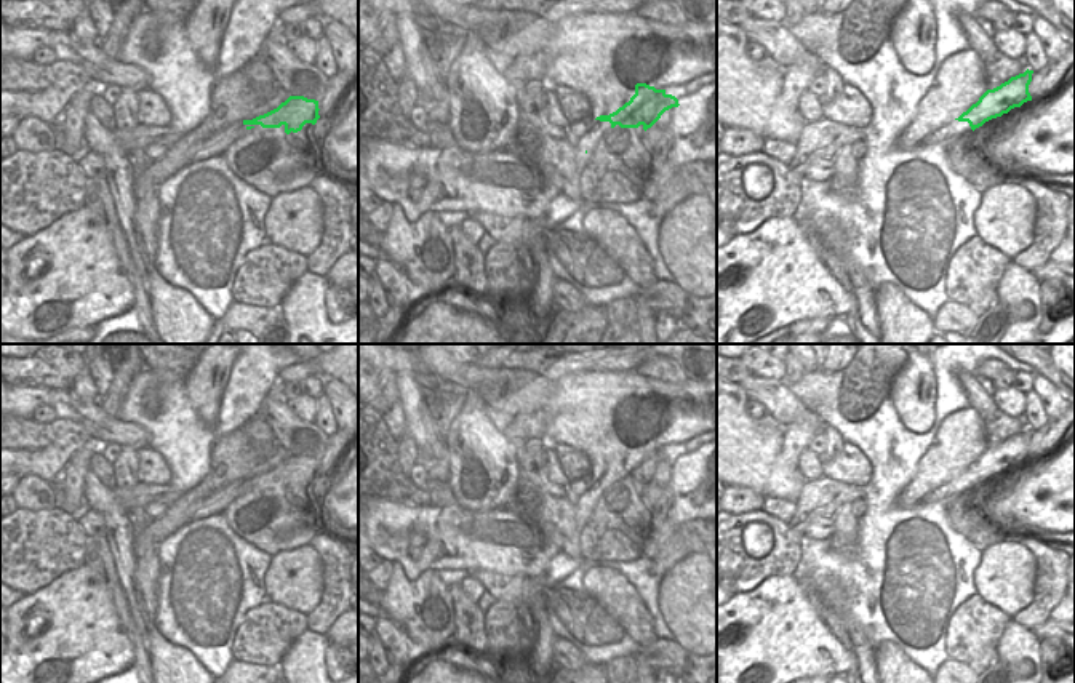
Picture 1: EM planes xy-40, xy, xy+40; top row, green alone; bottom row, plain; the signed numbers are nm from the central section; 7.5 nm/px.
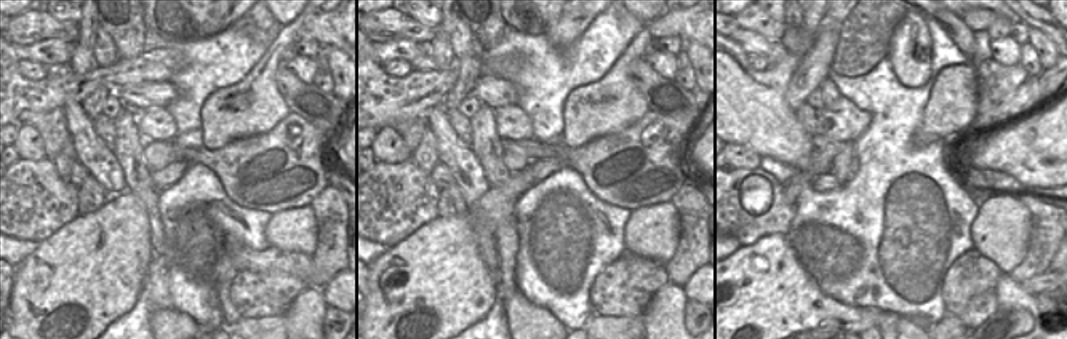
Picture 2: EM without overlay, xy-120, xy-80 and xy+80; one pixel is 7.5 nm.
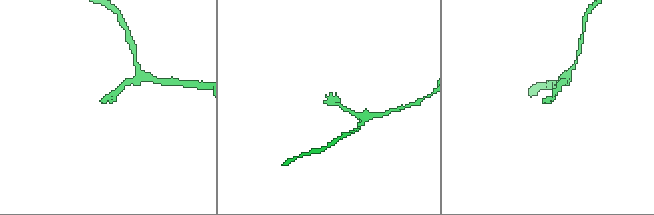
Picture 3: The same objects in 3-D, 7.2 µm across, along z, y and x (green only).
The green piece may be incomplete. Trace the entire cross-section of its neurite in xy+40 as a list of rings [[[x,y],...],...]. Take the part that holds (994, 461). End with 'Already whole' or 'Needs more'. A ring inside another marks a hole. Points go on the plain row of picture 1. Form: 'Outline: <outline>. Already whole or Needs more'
Outline: [[[1025,429],[993,448],[987,448],[976,462],[973,462],[958,477],[933,489],[921,502],[950,502],[957,496],[965,496],[985,480],[1008,472],[1014,465],[1032,459],[1029,443],[1033,429]]]. Needs more.

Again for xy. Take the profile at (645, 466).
Outline: [[[646,441],[635,443],[635,453],[609,473],[600,473],[589,483],[574,489],[568,497],[553,505],[552,515],[563,515],[571,510],[587,509],[589,504],[609,486],[619,483],[621,486],[638,486],[640,483],[646,489],[651,486],[661,473],[678,465],[678,457],[667,453],[665,448],[656,448]]]. Needs more.

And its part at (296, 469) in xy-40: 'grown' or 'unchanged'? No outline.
unchanged

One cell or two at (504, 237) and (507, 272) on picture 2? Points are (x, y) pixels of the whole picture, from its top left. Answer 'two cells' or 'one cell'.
one cell

